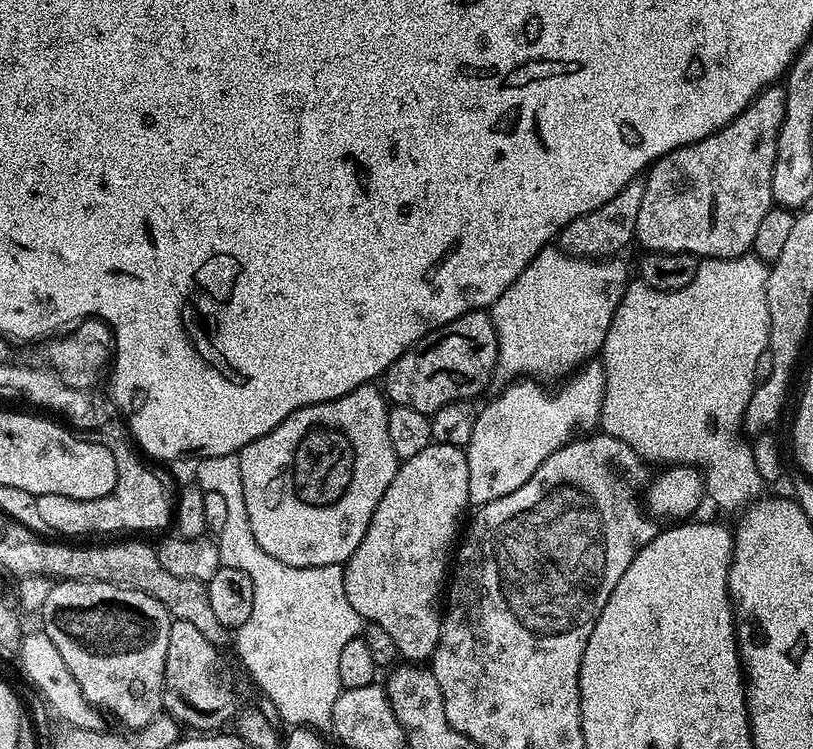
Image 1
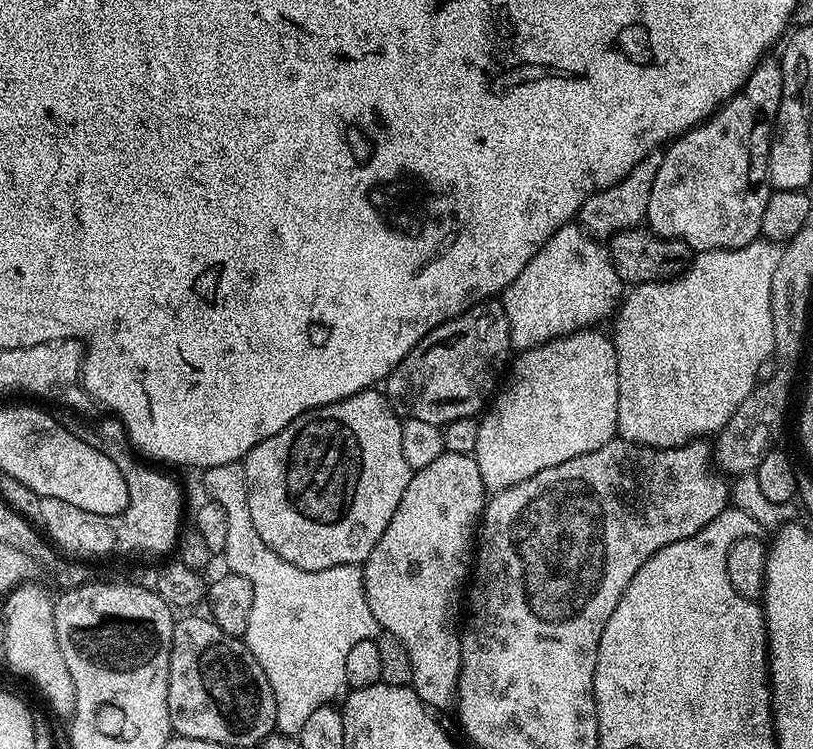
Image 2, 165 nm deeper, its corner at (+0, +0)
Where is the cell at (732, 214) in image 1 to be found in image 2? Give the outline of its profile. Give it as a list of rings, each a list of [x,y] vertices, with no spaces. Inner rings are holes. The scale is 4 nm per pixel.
[[[768,58],[756,65],[756,69],[750,74],[750,78],[740,91],[733,94],[725,104],[721,104],[707,120],[697,124],[695,128],[676,137],[667,145],[664,152],[662,166],[658,166],[658,175],[654,177],[654,190],[650,190],[650,206],[646,217],[646,224],[651,231],[660,236],[670,236],[674,240],[686,242],[693,253],[715,252],[717,248],[741,248],[753,242],[760,236],[762,226],[762,213],[766,210],[766,202],[770,195],[768,182],[768,145],[772,143],[772,133],[778,114],[778,106],[782,102],[782,70],[775,59]]]

